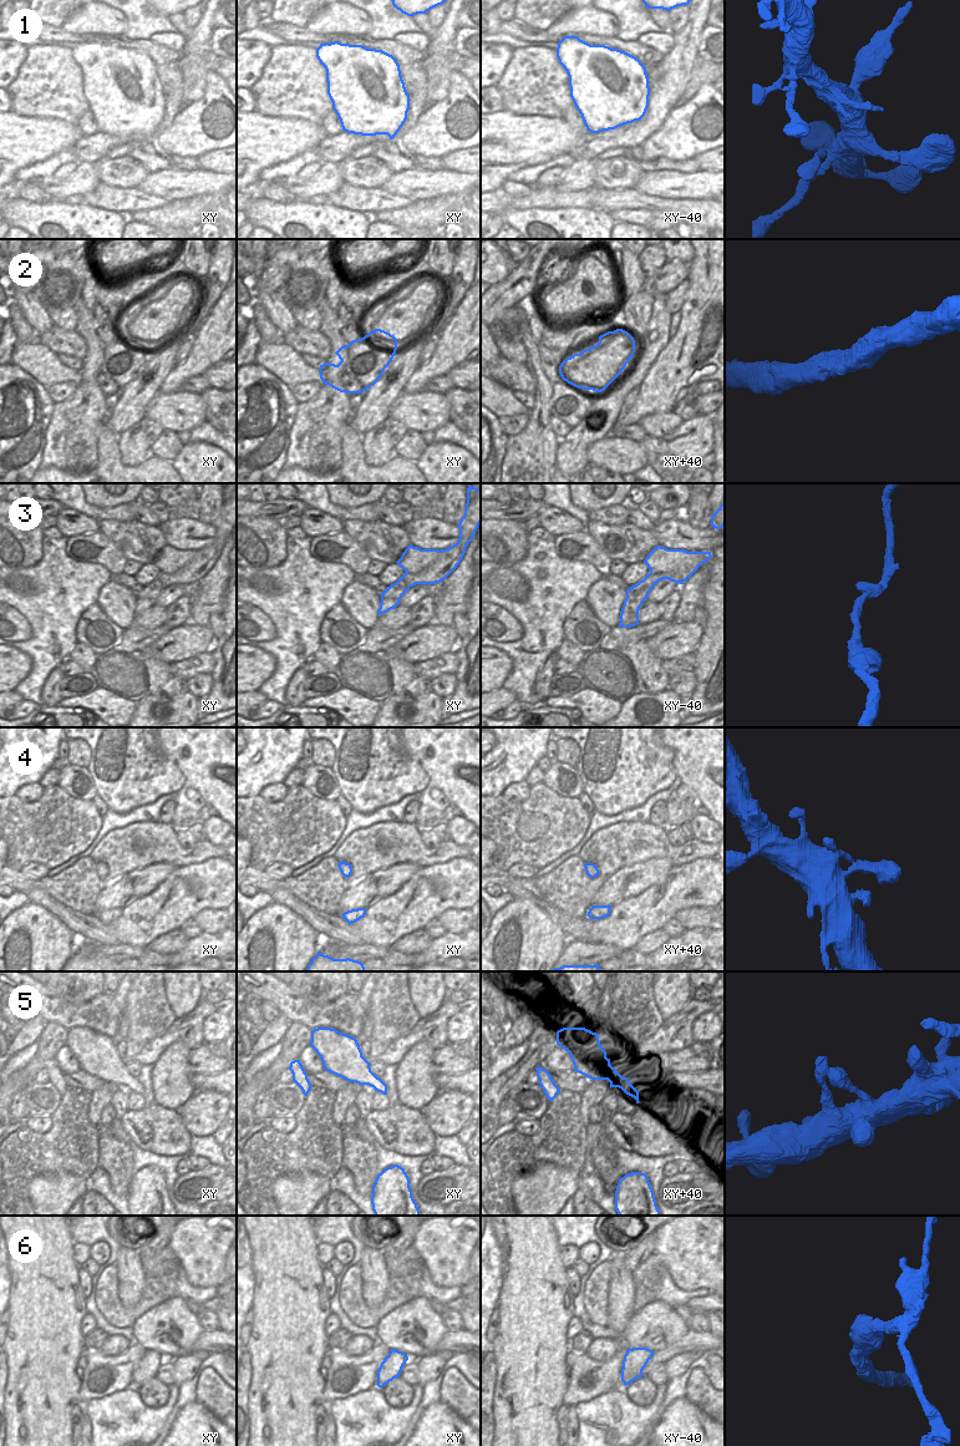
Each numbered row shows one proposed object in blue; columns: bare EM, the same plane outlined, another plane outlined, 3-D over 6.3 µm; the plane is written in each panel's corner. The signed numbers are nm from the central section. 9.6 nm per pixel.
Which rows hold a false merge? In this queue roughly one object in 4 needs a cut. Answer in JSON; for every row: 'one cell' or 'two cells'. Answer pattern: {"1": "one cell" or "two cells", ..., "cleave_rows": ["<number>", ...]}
{"1": "one cell", "2": "one cell", "3": "two cells", "4": "one cell", "5": "one cell", "6": "one cell", "cleave_rows": ["3"]}

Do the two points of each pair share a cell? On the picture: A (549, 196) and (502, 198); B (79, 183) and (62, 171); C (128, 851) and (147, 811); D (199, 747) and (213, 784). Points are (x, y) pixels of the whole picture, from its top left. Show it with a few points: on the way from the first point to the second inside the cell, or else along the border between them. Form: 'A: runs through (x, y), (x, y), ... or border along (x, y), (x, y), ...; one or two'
A: runs through (538, 198), (529, 202), (513, 202); one
B: border along (77, 163), (64, 178), (56, 179), (51, 176); two
C: border along (157, 820), (153, 822), (132, 822), (116, 830); two
D: runs through (208, 756), (208, 775); one

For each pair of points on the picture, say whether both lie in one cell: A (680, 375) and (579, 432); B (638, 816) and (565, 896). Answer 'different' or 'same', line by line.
A: different
B: different

